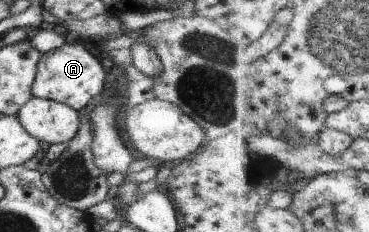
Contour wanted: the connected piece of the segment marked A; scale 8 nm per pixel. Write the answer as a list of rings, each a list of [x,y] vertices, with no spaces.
[[[62,43],[58,48],[41,53],[31,84],[31,96],[65,104],[75,111],[102,92],[106,74],[100,62],[82,45]]]

